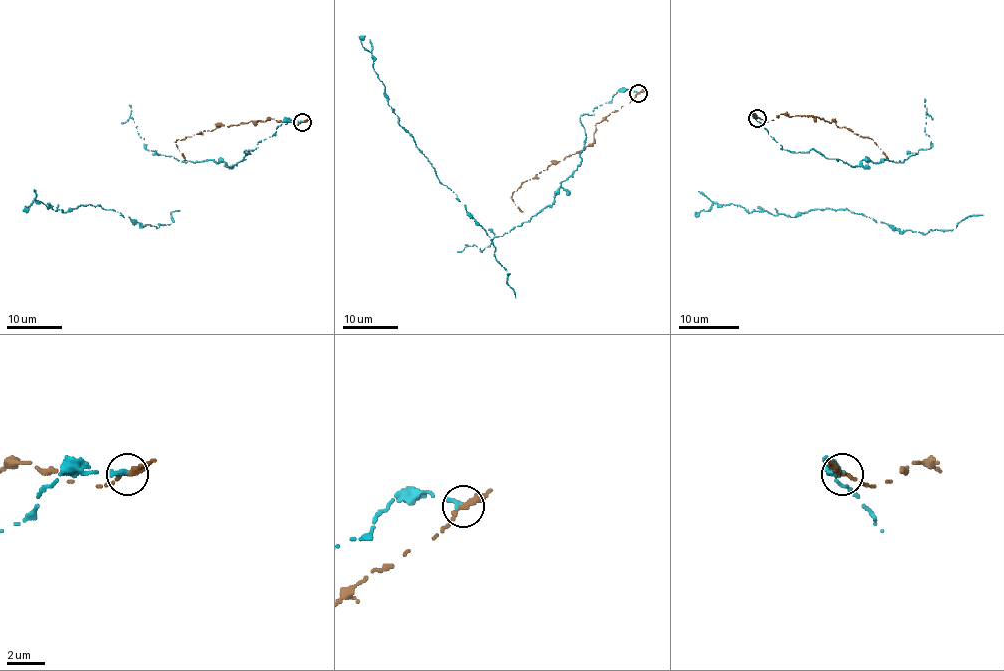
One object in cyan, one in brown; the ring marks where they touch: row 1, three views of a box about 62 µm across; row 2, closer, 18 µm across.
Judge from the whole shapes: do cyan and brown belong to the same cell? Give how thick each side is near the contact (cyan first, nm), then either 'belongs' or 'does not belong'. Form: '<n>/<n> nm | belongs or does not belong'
280/280 nm | does not belong

